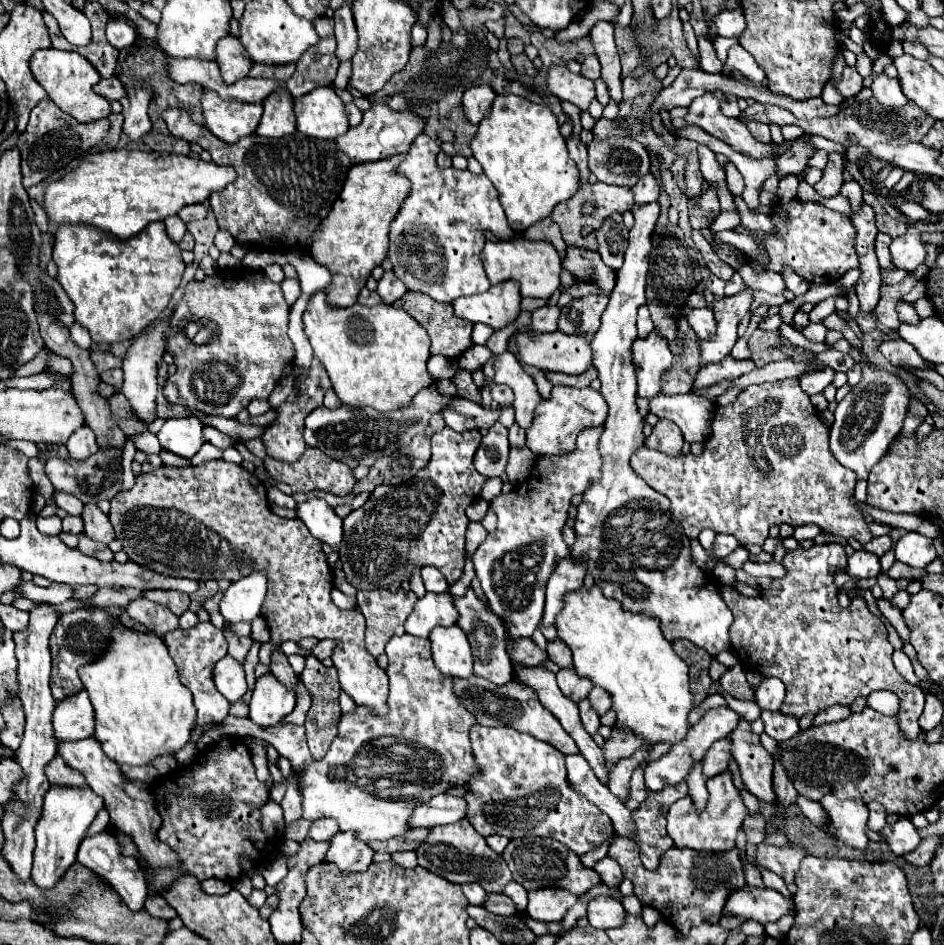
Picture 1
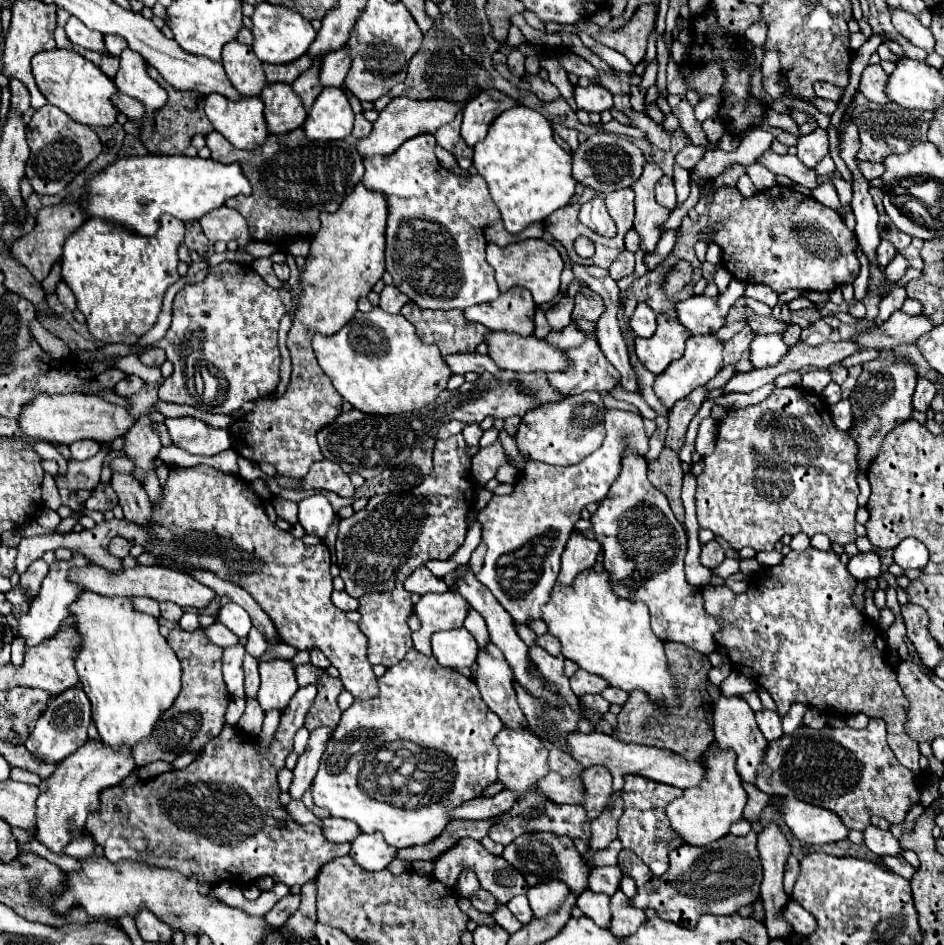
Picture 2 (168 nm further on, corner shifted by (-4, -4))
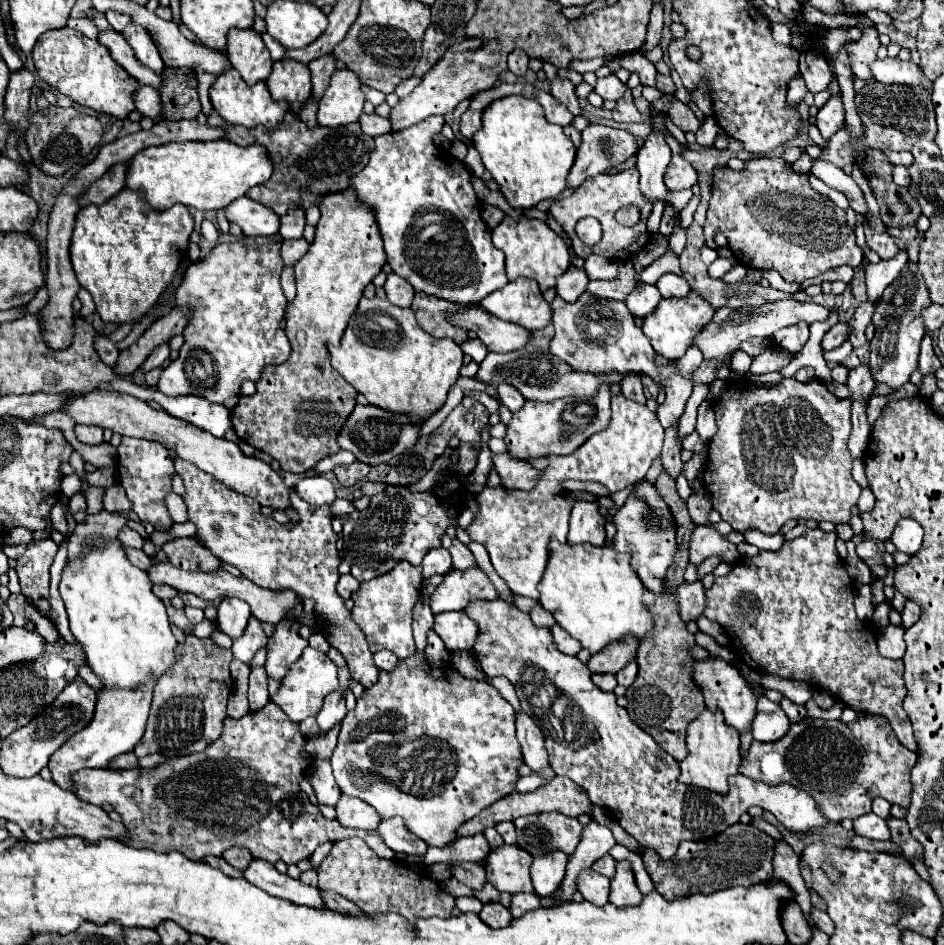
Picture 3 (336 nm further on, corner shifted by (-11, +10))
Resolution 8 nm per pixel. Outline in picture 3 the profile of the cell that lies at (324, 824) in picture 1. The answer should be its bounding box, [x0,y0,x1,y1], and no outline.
[335,792,381,830]

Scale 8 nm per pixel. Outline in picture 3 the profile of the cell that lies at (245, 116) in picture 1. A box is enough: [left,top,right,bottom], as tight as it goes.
[209,68,289,128]

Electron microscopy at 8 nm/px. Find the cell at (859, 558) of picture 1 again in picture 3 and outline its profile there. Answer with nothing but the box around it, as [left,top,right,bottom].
[857,540,877,560]

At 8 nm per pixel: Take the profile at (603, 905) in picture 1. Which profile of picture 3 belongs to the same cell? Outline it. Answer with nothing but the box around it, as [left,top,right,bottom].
[577,870,609,906]

